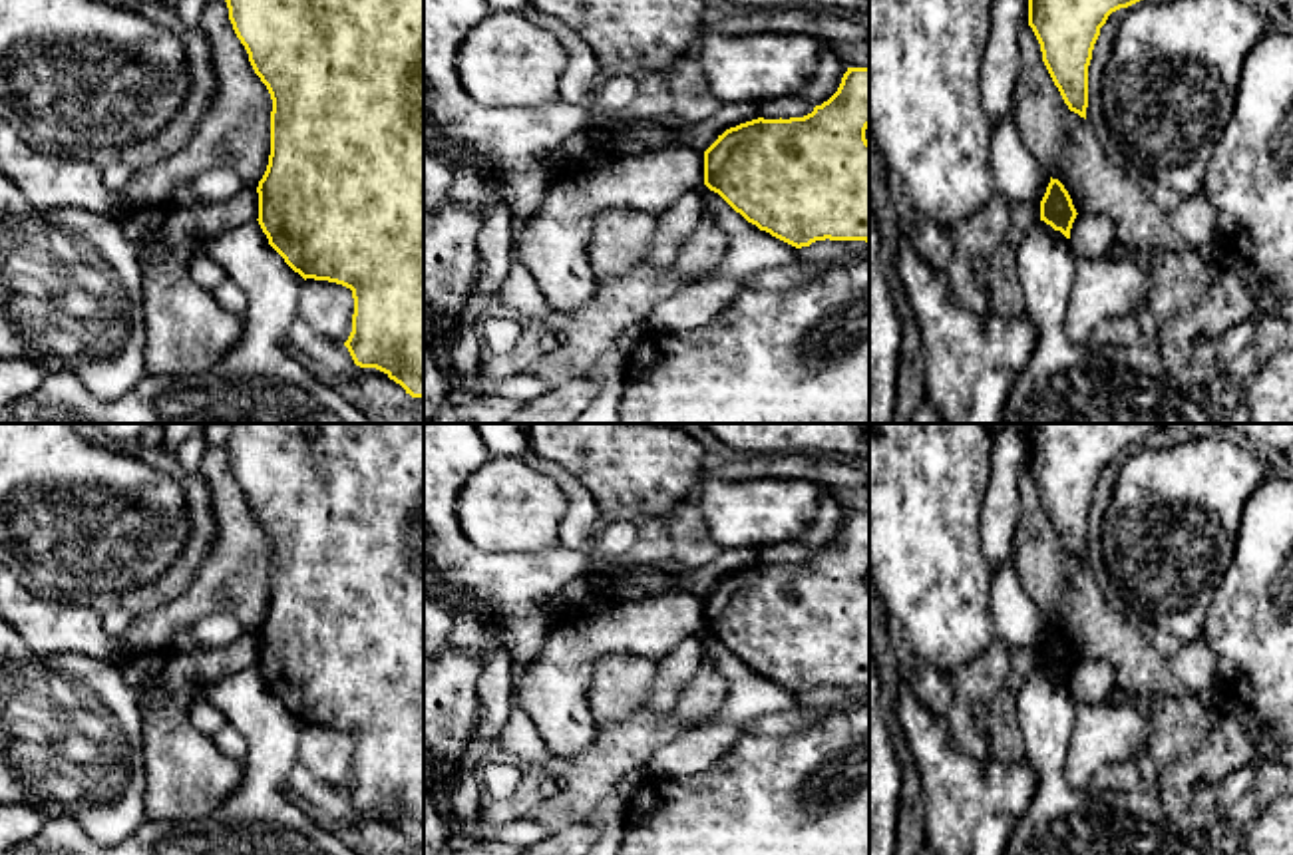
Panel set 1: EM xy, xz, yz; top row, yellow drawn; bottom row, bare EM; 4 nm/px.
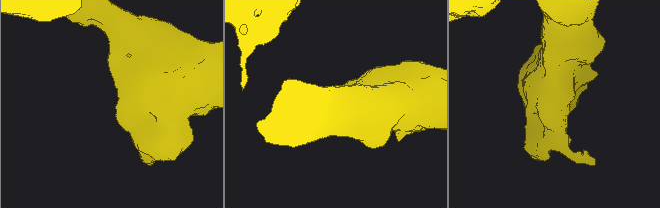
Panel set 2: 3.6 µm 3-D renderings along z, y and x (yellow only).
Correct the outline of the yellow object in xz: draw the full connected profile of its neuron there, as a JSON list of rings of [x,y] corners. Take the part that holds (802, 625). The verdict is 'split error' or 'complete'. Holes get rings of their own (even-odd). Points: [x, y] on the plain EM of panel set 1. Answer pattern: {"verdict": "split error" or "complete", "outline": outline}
{"verdict": "complete", "outline": [[[847,513],[837,537],[812,559],[752,565],[704,597],[704,630],[760,676],[802,694],[816,686],[869,688],[869,513]]]}

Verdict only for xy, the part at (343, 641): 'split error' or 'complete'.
complete

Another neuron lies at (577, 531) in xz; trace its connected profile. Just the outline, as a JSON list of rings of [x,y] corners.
[[[527,451],[523,461],[537,473],[551,477],[569,501],[567,515],[559,527],[561,545],[567,549],[591,551],[599,531],[597,519],[603,511],[597,499],[561,465],[541,459],[533,451]]]

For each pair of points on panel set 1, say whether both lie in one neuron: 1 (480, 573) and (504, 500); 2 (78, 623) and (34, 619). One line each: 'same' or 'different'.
1: different
2: same

